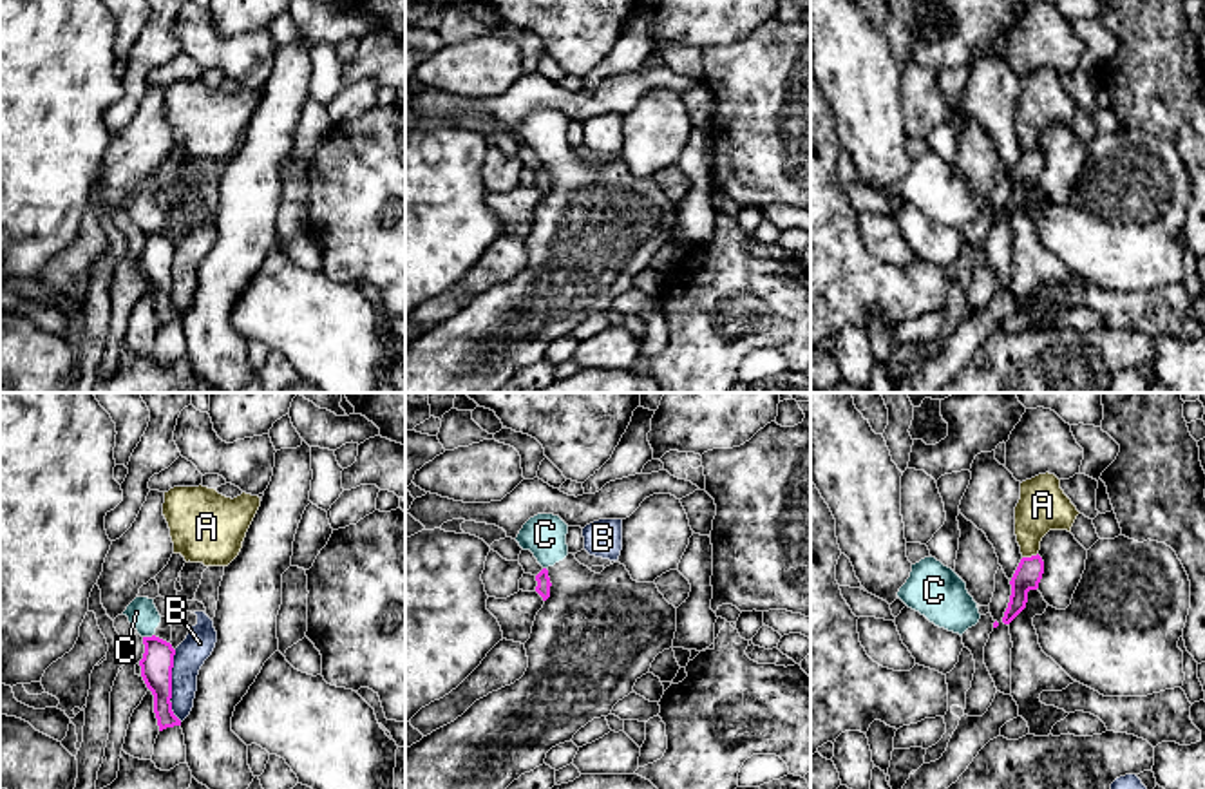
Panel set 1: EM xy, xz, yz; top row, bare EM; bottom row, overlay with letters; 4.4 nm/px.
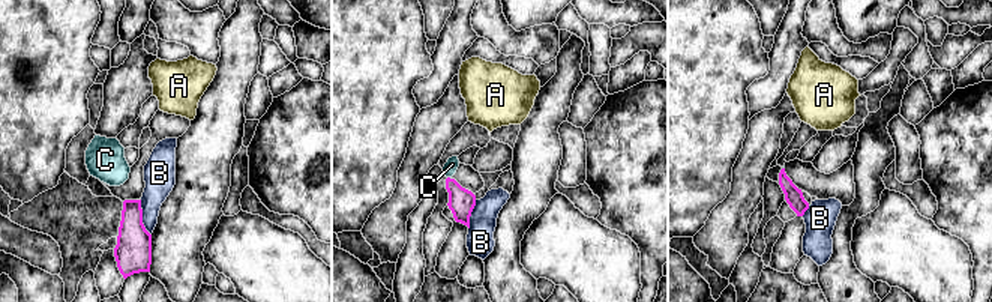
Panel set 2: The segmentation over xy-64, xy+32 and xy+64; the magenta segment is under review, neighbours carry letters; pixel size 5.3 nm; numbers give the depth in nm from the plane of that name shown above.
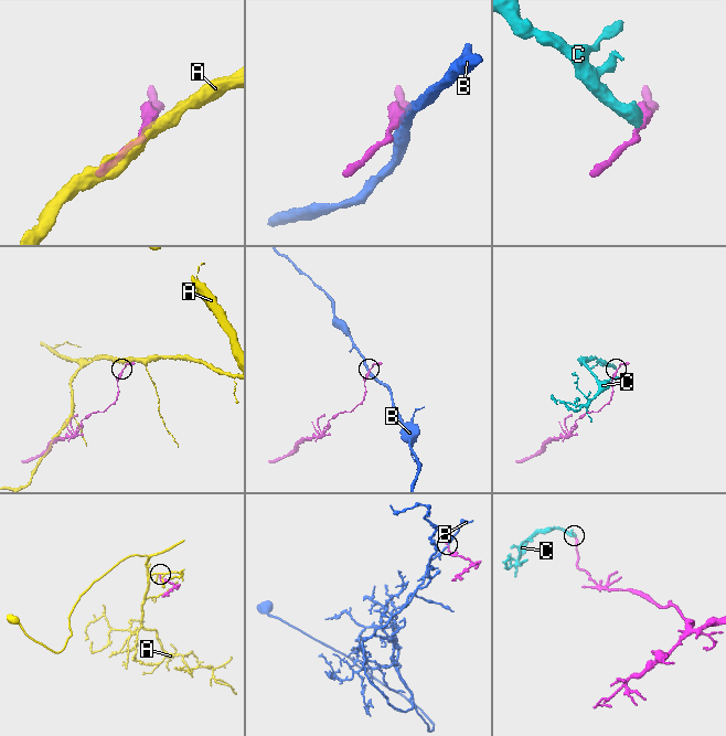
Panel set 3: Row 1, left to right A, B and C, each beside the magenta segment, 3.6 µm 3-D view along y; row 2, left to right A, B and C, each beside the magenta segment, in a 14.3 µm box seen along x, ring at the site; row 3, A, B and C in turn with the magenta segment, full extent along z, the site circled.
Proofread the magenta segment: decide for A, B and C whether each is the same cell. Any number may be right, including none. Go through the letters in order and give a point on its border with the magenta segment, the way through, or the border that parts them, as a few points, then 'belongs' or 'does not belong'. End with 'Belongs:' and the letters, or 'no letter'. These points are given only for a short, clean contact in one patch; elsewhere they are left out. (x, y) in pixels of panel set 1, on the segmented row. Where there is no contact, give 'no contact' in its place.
A: yz (1032, 556) | does not belong
B: xy (170, 686) | along xy (174, 650), (170, 710), (181, 721) | does not belong
C: xy (147, 637) | along xy (152, 634), (143, 637) | does not belong
Belongs: no letter

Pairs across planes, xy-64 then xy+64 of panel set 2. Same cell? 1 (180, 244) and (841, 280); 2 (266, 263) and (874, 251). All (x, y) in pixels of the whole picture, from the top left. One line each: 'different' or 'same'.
1: same
2: same

